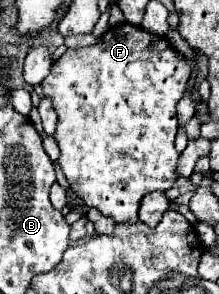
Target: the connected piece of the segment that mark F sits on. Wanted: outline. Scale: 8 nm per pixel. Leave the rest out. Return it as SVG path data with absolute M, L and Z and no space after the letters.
M120 23L116 27L110 27L98 43L90 45L90 47L80 47L80 49L68 49L58 61L54 61L52 65L52 71L50 75L42 81L42 91L46 97L52 99L54 103L54 109L58 113L58 125L56 125L56 133L54 133L54 139L60 147L60 159L58 159L58 165L62 167L72 191L88 205L88 207L96 207L100 209L104 215L110 215L114 217L116 223L122 223L122 221L128 221L128 223L134 223L138 221L138 205L140 205L140 199L150 193L150 191L166 191L174 185L176 181L176 161L178 161L178 151L174 149L174 137L176 137L176 131L178 131L178 119L176 119L176 103L182 99L184 91L186 91L186 81L190 77L190 71L192 71L192 65L190 61L178 53L176 49L172 49L170 41L166 37L160 37L160 35L154 35L142 27L136 27L136 25L130 25L130 23Z

